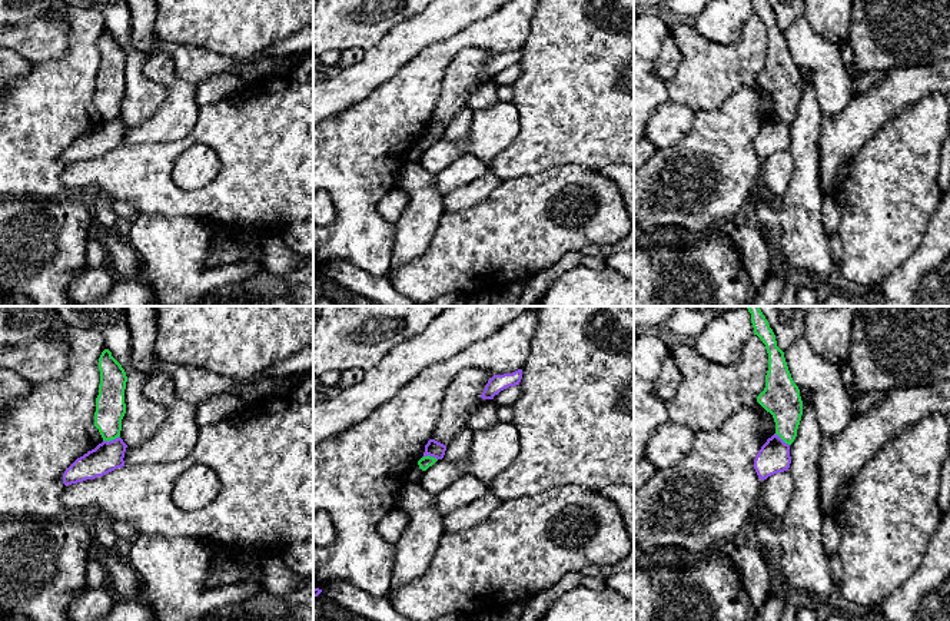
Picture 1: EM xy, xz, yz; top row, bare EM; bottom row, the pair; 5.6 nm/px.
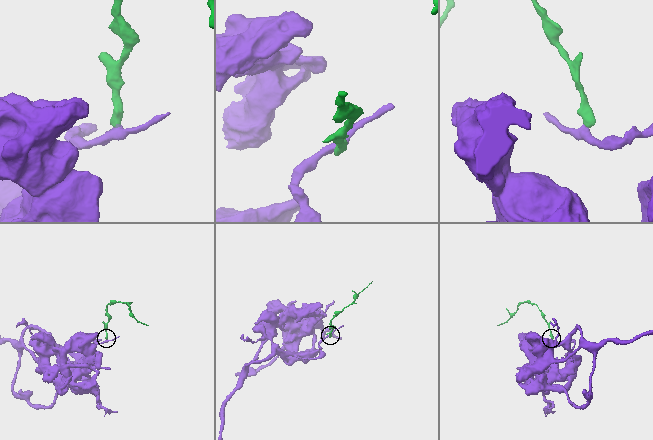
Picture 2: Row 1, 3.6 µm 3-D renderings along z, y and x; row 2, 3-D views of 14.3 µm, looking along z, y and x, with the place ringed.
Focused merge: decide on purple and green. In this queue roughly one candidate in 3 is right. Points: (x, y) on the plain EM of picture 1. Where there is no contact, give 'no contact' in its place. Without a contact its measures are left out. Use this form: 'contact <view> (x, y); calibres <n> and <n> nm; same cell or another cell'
contact xy (110, 120); calibres 170 and 170 nm; another cell

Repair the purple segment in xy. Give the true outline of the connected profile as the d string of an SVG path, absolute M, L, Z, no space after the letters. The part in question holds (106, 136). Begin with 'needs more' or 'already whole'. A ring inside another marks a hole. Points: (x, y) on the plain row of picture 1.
already whole; M119 116L113 120L103 120L94 129L77 137L63 153L63 163L72 165L86 159L103 156L116 147L124 146L127 124Z

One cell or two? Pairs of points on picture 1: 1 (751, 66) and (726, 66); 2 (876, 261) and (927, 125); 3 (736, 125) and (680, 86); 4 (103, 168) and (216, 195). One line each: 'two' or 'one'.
1: two
2: one
3: two
4: one

